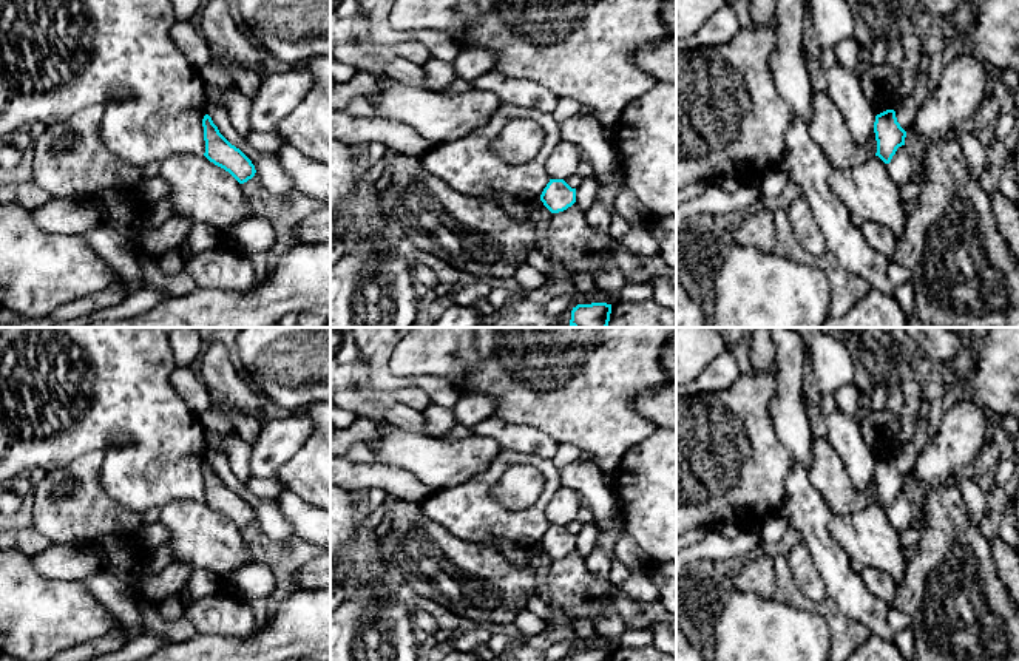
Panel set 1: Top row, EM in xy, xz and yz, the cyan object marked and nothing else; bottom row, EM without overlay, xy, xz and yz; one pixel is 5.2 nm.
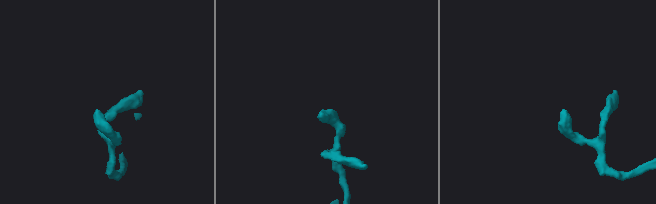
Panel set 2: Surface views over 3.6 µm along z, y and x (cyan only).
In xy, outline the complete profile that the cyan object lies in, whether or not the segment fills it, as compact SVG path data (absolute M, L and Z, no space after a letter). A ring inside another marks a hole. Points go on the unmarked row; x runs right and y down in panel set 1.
M208 460L202 465L205 499L204 502L215 511L229 517L239 530L247 528L256 519L252 507L235 491L232 491L213 469Z

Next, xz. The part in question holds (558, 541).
M550 525L540 547L551 559L564 558L576 548L576 534L571 534L564 525Z

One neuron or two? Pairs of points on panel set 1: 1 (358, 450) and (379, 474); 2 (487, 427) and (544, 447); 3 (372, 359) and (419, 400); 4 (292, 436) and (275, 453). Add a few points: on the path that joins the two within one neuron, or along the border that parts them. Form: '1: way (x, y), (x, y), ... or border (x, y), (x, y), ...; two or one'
1: border (346, 456), (360, 462), (374, 462); two
2: way (501, 431), (530, 440); one
3: border (368, 377), (377, 391), (420, 388), (433, 402); two
4: way (287, 440), (280, 448); one

